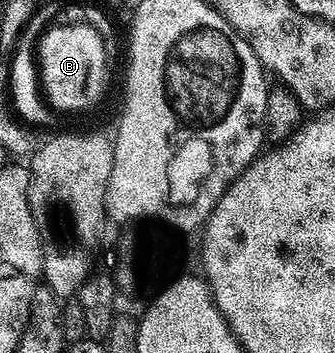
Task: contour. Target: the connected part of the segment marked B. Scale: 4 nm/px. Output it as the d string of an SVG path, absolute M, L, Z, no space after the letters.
M52 25L42 33L37 45L39 81L46 101L56 111L87 110L99 102L107 86L108 43L93 27Z

